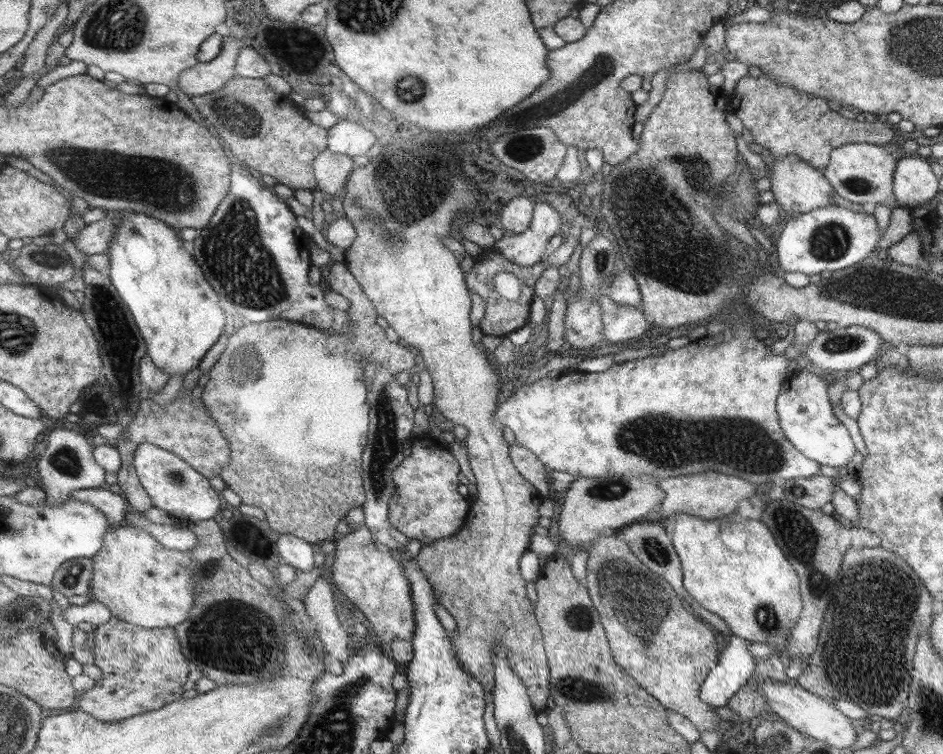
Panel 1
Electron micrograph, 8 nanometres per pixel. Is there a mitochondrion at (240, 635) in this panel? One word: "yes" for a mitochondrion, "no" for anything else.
yes

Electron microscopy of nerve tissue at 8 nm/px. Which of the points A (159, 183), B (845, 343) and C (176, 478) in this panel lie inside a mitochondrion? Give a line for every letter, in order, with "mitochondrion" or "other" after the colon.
A: mitochondrion
B: mitochondrion
C: mitochondrion

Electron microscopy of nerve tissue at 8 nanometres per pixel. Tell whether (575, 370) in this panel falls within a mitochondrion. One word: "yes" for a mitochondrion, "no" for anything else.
no

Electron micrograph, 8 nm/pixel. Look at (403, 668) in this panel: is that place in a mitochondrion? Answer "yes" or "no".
no

